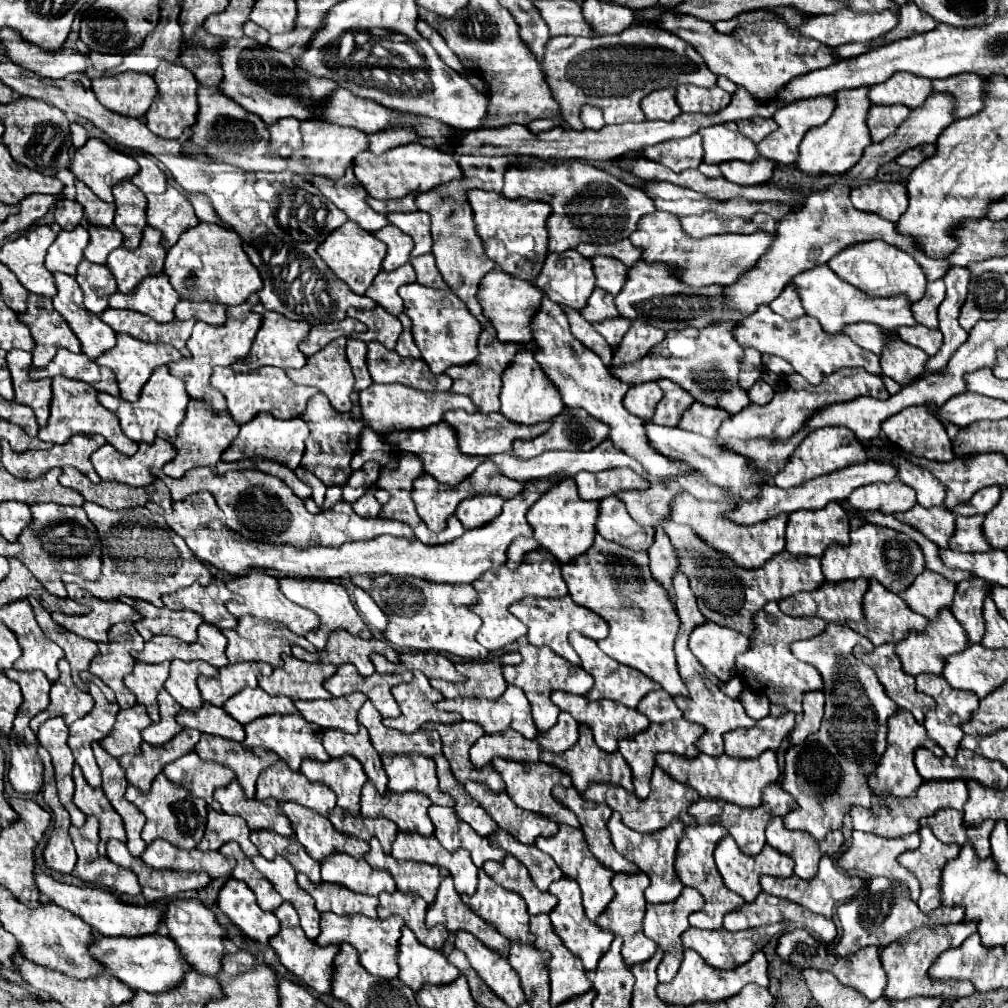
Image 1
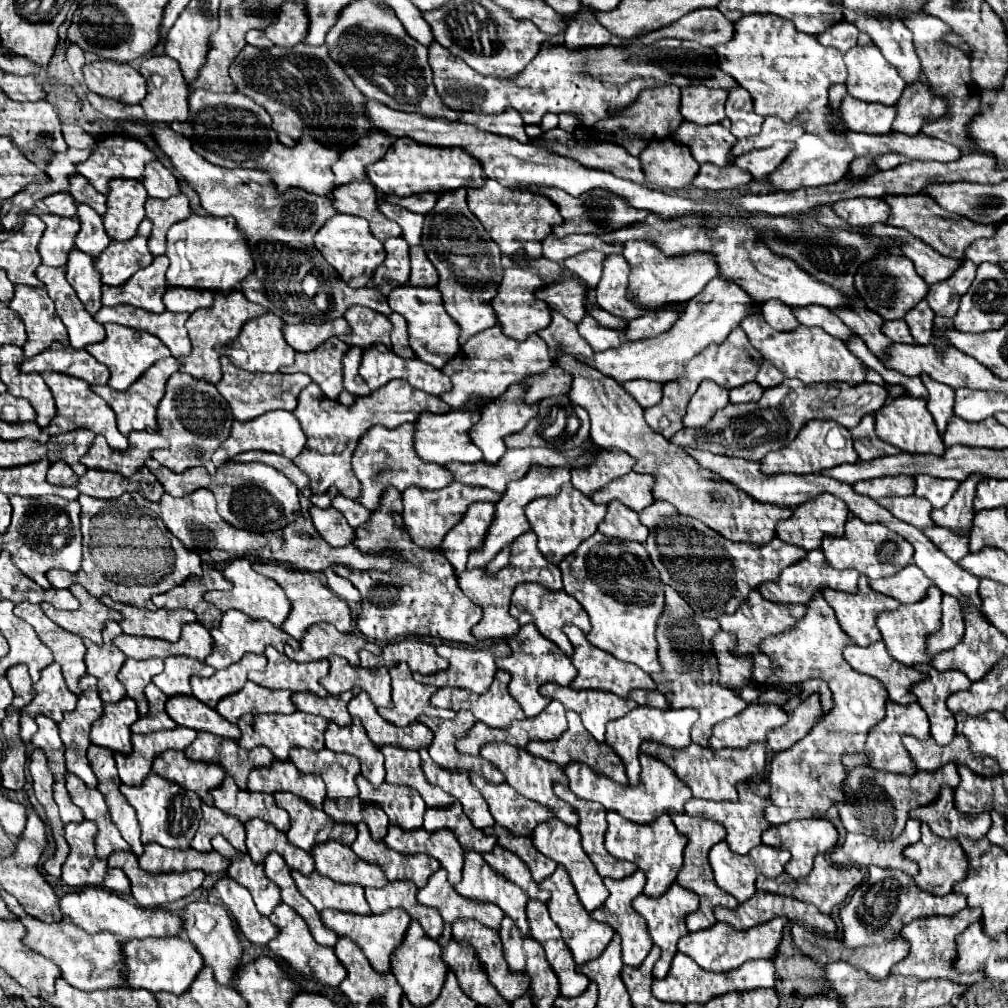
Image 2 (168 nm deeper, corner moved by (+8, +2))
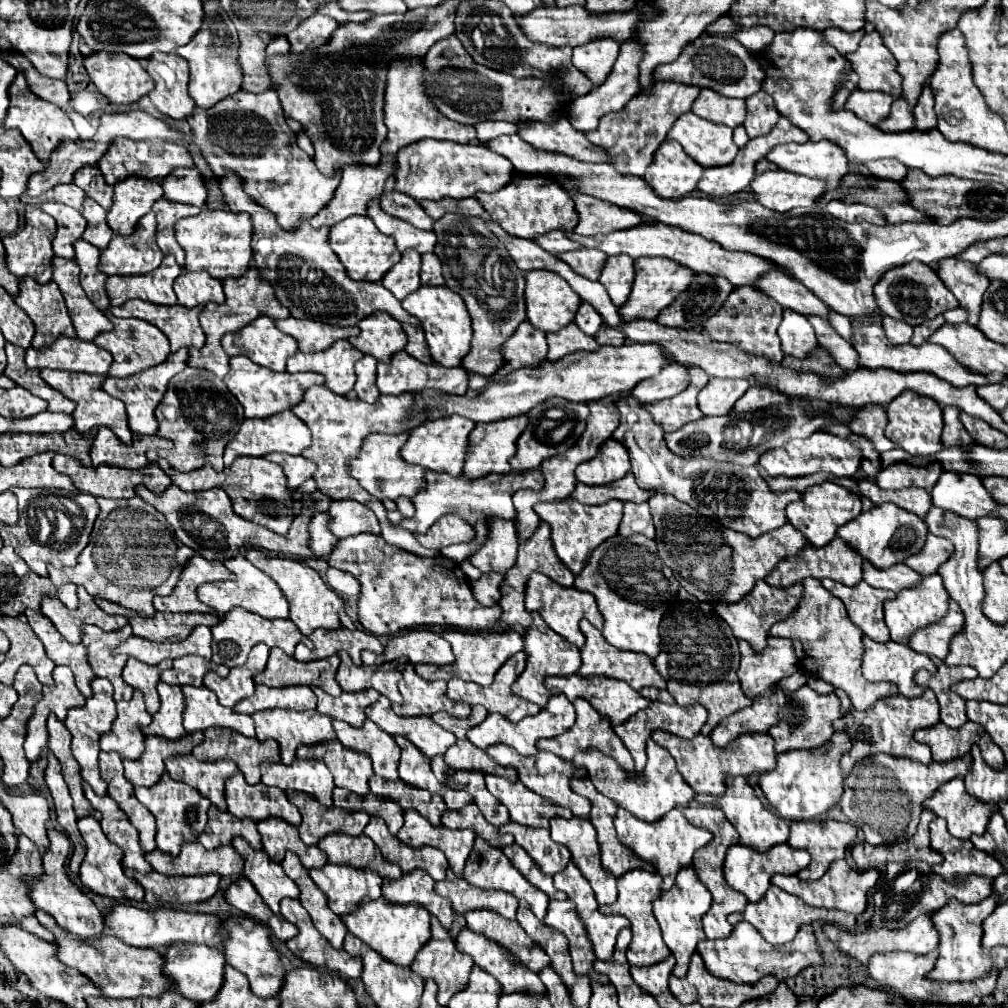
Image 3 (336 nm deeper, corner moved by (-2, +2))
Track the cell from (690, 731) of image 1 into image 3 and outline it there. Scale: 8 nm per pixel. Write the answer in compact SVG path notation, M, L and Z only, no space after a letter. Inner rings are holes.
M654 703L650 709L638 711L638 713L632 715L630 719L626 719L622 725L614 727L614 733L622 739L624 747L626 747L626 749L630 751L630 755L634 757L636 771L640 773L640 771L644 769L644 765L646 765L646 741L650 739L652 731L662 729L662 731L668 731L668 733L672 733L672 735L676 735L676 737L682 737L682 739L694 739L694 737L700 733L700 729L702 729L702 725L706 723L706 719L708 719L708 711L706 711L704 707L700 707L700 705L694 705L694 707L670 705L670 707L664 709L660 703Z

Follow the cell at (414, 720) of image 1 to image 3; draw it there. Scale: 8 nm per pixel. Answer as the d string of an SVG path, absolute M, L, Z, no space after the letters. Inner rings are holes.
M404 663L398 667L402 679L398 683L404 703L394 707L396 715L402 717L418 717L418 715L432 715L438 711L446 711L454 717L468 717L470 705L454 703L446 697L446 683L444 681L424 681L414 671L412 663Z

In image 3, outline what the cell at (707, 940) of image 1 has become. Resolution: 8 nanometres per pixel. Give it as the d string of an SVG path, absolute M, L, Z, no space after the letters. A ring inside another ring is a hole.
M740 921L734 925L732 933L724 939L704 939L698 943L698 955L704 959L706 969L720 977L720 979L730 979L736 983L756 983L764 975L776 975L778 981L784 981L788 977L794 977L808 965L818 965L822 963L822 953L816 945L814 931L810 925L802 925L794 937L794 941L774 947L770 945L762 933L758 933L750 923Z

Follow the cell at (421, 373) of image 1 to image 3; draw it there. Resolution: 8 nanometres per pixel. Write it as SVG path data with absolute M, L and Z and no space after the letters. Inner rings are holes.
M398 351L392 355L388 363L378 363L378 389L384 395L400 395L404 391L424 391L438 389L448 395L464 395L468 389L466 371L462 367L438 367L438 363L420 363L410 357L406 351Z

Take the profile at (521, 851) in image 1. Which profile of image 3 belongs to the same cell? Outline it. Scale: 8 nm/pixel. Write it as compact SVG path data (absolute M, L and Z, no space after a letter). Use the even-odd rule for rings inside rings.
M506 823L500 827L502 833L512 833L516 843L536 861L536 865L546 873L546 875L556 875L560 873L568 861L570 861L570 851L564 845L558 845L550 839L548 829L532 829L532 827L522 827L518 823Z

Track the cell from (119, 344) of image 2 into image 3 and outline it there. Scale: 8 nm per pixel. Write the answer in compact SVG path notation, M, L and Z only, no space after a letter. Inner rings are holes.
M112 315L108 319L114 323L114 329L110 333L98 335L94 339L94 343L112 353L112 357L114 357L114 367L110 367L112 377L130 377L130 375L142 373L150 367L160 365L168 357L170 343L168 343L166 335L152 323L146 323L142 319L118 319Z

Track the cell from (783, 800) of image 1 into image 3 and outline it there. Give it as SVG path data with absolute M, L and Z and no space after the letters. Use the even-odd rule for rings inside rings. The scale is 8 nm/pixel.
M742 777L730 779L730 791L726 791L726 795L722 799L714 799L710 795L696 795L696 801L720 807L724 811L726 819L740 833L740 845L744 845L744 847L750 847L750 849L762 853L762 851L768 851L774 845L786 843L786 839L788 839L788 823L784 819L780 819L778 815L774 815L772 811L768 811L762 805L762 801L758 799L758 795L754 793L754 789Z

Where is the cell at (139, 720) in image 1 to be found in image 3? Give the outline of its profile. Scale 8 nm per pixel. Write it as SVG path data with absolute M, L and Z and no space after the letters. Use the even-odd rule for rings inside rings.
M134 691L132 699L118 701L116 709L118 717L112 723L112 729L100 735L100 749L116 751L124 759L138 759L144 751L144 735L140 727L152 721L150 713L146 711L142 693Z

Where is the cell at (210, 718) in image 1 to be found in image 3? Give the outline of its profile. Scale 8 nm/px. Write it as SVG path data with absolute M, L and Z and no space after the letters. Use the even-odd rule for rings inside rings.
M184 685L184 727L188 733L206 731L210 727L228 727L246 737L254 737L254 721L248 715L238 715L222 707L216 695L206 687Z

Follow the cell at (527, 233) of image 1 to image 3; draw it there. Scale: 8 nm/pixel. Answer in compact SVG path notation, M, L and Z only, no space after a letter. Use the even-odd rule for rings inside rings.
M512 179L496 193L478 193L476 199L486 209L488 217L498 223L508 235L536 239L536 235L550 233L554 229L572 231L578 225L578 215L568 191L562 191L558 183L546 183L546 179Z

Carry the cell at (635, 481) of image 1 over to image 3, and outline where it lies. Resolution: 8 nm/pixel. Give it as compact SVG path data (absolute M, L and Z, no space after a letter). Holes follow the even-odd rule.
M608 439L598 455L582 465L578 465L578 481L586 485L606 485L622 479L630 473L630 457L622 443Z

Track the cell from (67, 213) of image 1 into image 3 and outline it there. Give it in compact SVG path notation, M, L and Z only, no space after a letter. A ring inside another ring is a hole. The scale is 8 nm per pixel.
M68 183L68 185L58 185L58 187L54 187L54 191L52 191L52 197L54 197L54 201L58 201L58 203L64 203L64 205L70 205L70 207L74 207L74 209L82 209L82 201L84 201L84 191L80 189L80 187L76 187L74 183Z

